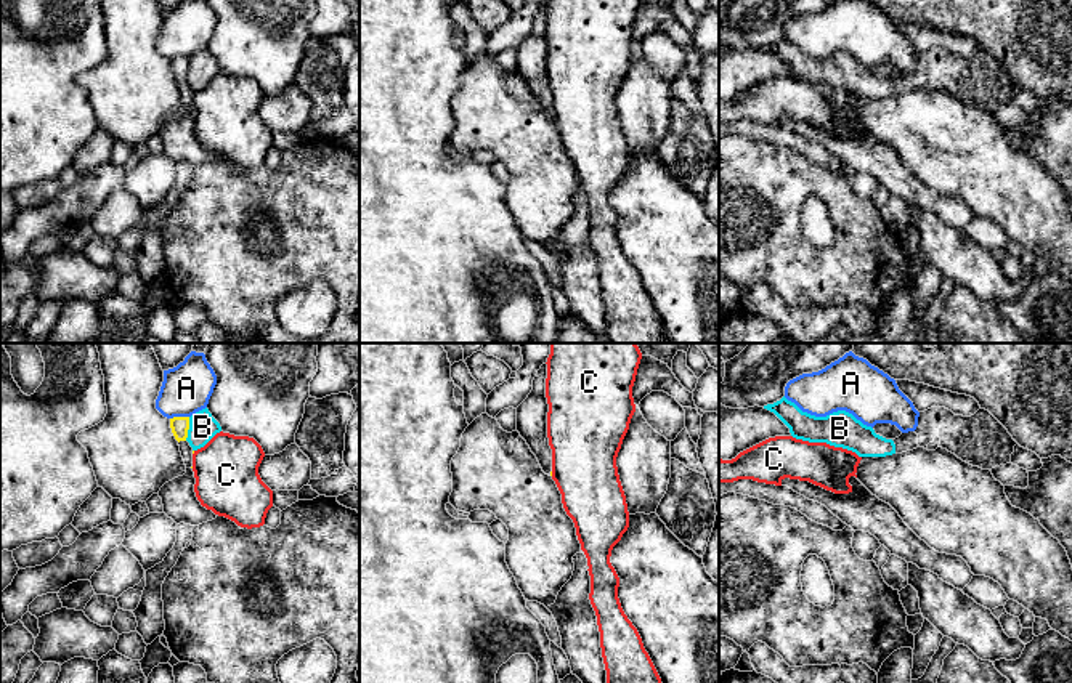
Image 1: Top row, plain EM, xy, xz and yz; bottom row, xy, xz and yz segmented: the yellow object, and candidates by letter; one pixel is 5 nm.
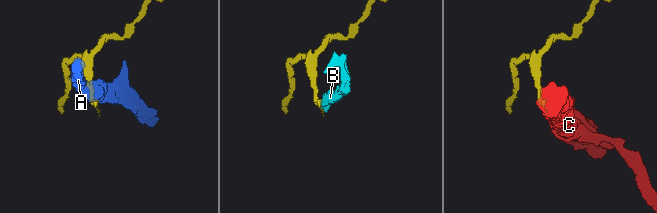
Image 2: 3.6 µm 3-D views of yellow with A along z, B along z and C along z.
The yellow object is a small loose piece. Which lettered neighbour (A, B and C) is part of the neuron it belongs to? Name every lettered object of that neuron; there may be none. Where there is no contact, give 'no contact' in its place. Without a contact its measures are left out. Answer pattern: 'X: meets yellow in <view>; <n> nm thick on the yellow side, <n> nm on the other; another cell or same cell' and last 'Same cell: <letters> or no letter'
A: meets yellow in xy; 90 nm thick on the yellow side, 260 nm on the other; another cell
B: meets yellow in xy; 90 nm thick on the yellow side, 140 nm on the other; another cell
C: meets yellow in xz; 20 nm thick on the yellow side, 360 nm on the other; another cell
Same cell: no letter

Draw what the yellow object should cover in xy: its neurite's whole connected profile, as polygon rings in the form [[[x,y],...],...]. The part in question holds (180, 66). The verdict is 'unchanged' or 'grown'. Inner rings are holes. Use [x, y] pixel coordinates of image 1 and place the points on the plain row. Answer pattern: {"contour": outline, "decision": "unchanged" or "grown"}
{"contour": [[[189,58],[170,59],[170,69],[175,80],[178,82],[180,93],[186,106],[186,114],[165,123],[157,135],[162,139],[164,154],[177,165],[185,164],[191,167],[199,167],[202,164],[215,160],[217,156],[212,151],[202,148],[194,133],[194,91],[186,82],[189,71]]], "decision": "grown"}

